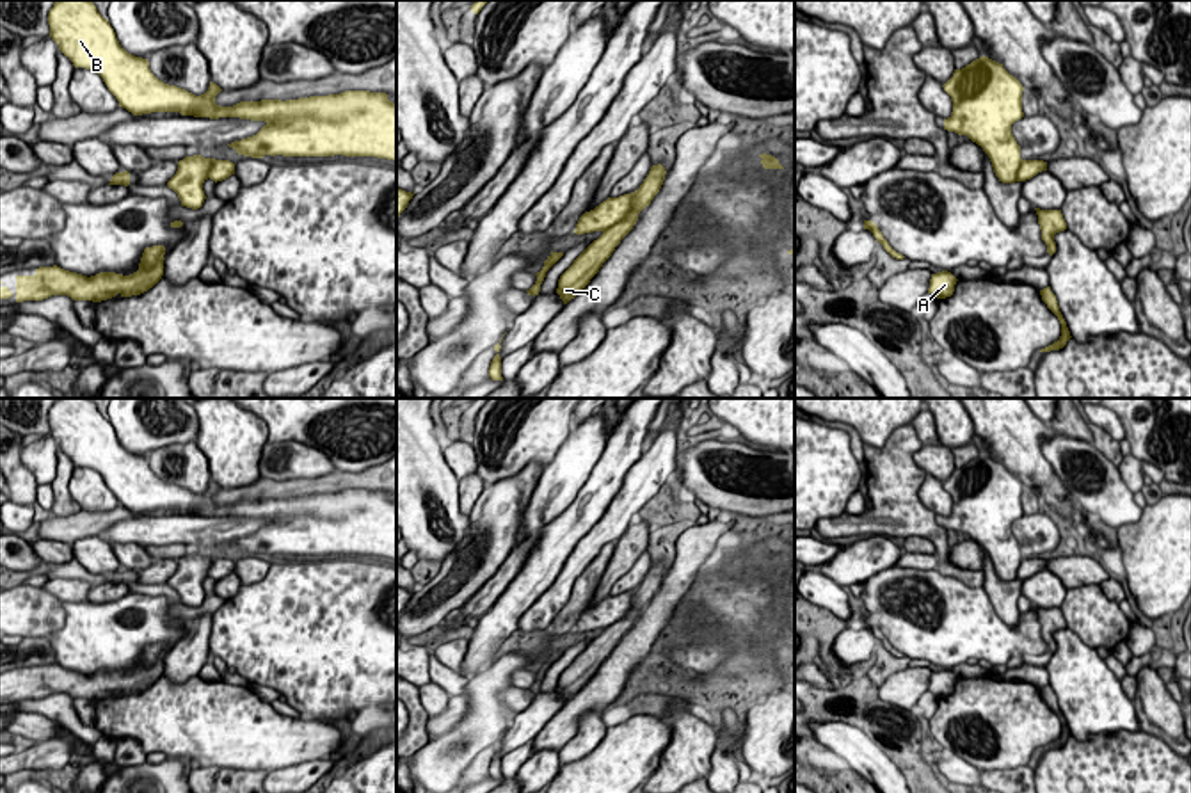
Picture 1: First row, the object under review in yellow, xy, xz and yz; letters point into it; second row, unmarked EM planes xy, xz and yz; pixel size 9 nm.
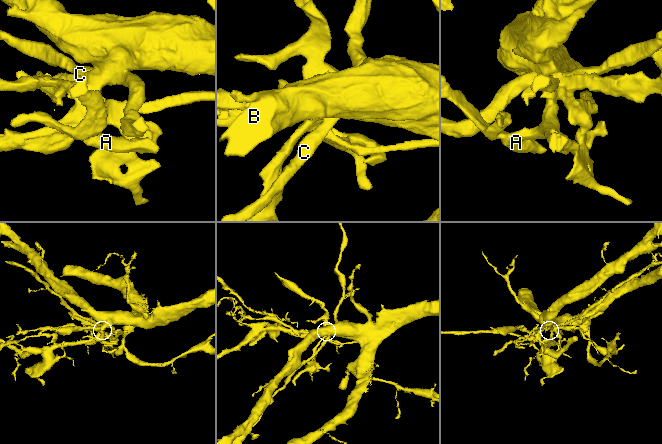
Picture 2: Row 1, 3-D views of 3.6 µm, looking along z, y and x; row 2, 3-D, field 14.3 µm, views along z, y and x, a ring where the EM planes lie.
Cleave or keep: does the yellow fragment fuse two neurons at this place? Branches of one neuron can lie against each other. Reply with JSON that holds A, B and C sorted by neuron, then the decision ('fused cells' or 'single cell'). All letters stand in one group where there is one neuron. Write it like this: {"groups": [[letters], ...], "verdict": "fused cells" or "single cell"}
{"groups": [["A", "B"], ["C"]], "verdict": "fused cells"}

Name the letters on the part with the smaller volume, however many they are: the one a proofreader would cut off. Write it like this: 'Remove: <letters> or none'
Remove: C

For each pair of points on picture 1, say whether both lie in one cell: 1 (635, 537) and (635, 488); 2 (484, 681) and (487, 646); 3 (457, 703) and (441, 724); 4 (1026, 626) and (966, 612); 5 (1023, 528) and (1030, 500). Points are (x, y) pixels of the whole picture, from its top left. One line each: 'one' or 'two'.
1: two
2: two
3: one
4: one
5: two

